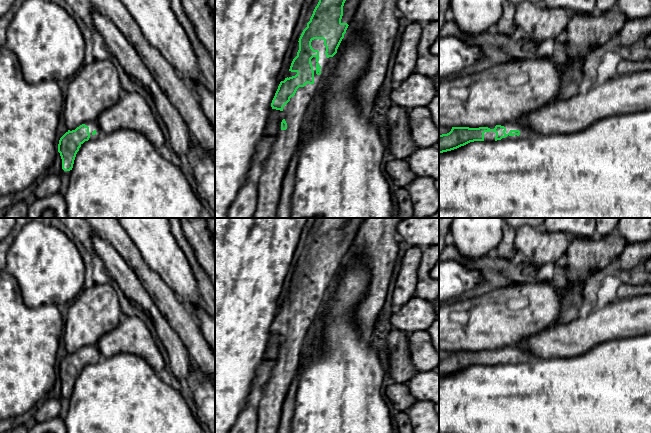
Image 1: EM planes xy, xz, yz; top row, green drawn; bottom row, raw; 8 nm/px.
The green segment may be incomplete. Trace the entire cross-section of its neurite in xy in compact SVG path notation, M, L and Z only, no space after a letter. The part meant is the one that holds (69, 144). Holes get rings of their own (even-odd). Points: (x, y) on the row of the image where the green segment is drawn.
M96 121L84 122L75 130L68 130L59 140L58 152L62 159L62 169L70 171L81 145L88 140L95 140L101 135Z

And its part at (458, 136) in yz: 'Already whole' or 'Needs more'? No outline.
Needs more

